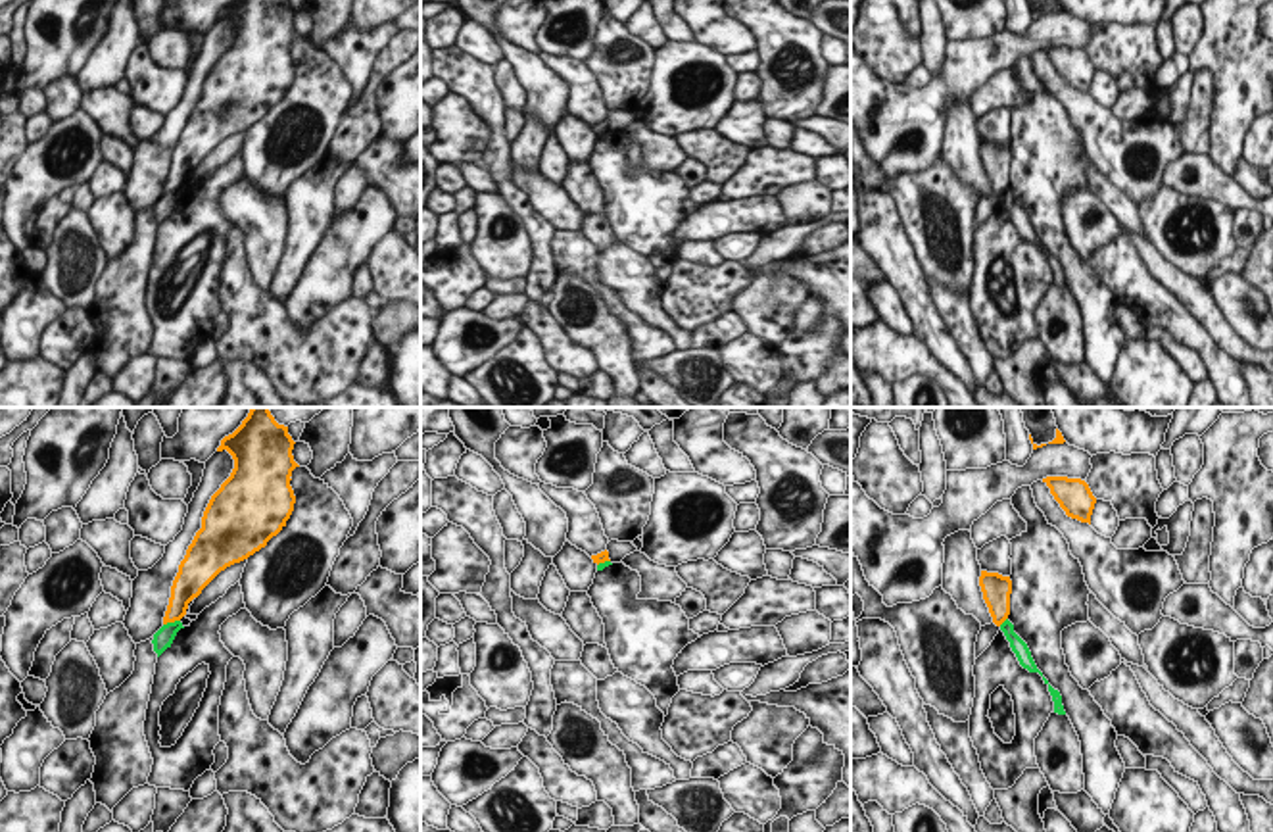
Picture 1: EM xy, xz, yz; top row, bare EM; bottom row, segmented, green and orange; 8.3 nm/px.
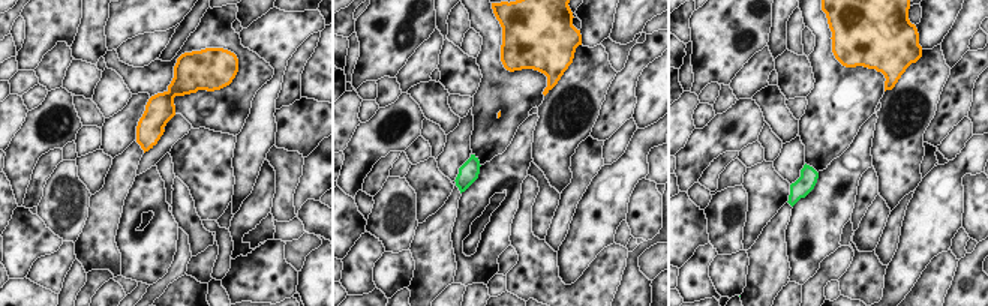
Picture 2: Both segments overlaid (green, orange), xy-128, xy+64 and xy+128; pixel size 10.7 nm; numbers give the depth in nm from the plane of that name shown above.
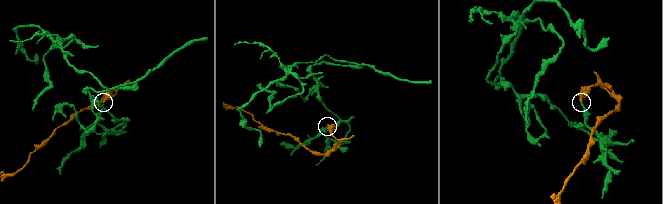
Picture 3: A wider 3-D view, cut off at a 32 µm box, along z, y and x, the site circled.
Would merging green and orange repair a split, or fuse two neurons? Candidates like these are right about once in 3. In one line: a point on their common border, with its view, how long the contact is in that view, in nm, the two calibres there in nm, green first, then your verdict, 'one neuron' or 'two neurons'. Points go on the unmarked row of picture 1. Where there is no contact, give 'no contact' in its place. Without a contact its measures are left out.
meets green in xy at (171, 193); contact 150 nm long; 160 nm thick on the green side, 180 nm on the other; two neurons

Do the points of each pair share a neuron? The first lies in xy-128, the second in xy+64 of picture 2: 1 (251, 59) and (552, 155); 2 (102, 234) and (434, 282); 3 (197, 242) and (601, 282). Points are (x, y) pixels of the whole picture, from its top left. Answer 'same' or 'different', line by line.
1: same
2: same
3: same

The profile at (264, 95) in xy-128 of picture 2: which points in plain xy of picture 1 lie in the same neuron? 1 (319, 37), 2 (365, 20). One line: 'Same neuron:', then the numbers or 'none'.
Same neuron: none

